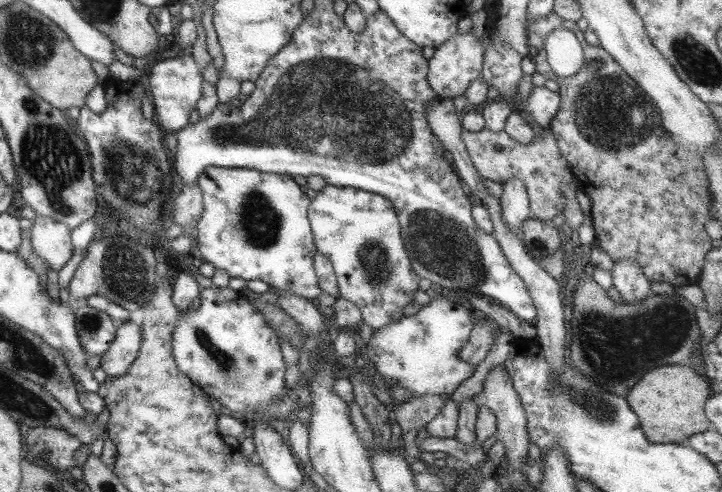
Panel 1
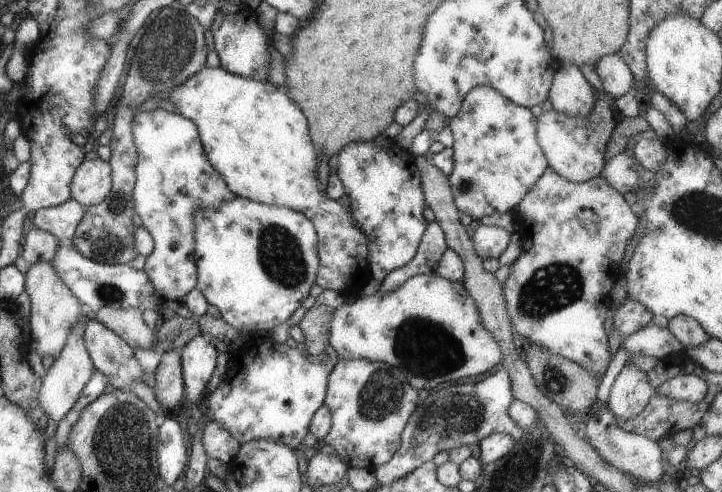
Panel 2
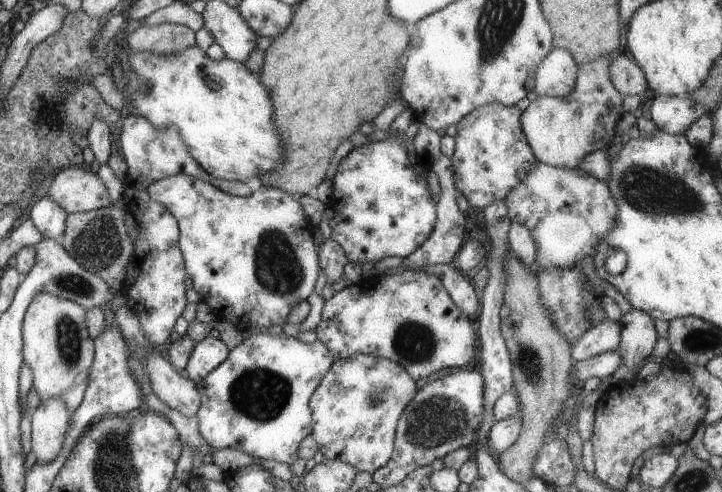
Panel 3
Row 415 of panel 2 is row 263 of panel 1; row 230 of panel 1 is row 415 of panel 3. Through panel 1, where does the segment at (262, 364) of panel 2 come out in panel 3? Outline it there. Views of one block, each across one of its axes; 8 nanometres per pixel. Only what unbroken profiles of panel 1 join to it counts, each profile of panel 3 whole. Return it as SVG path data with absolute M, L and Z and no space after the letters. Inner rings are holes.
M283 333L243 338L223 362L193 384L200 396L195 414L199 434L215 451L232 448L263 461L295 462L299 443L312 429L308 405L311 393L333 361L317 339L304 344Z

